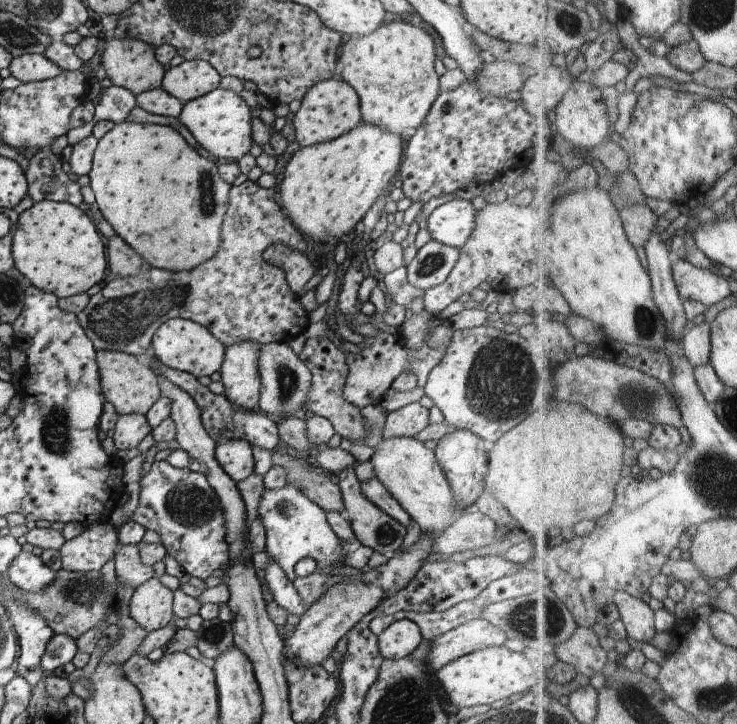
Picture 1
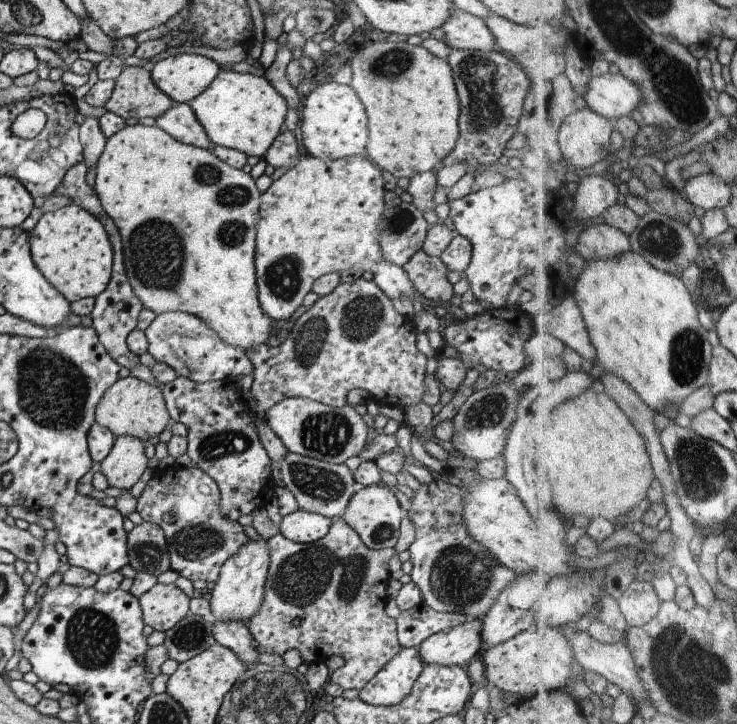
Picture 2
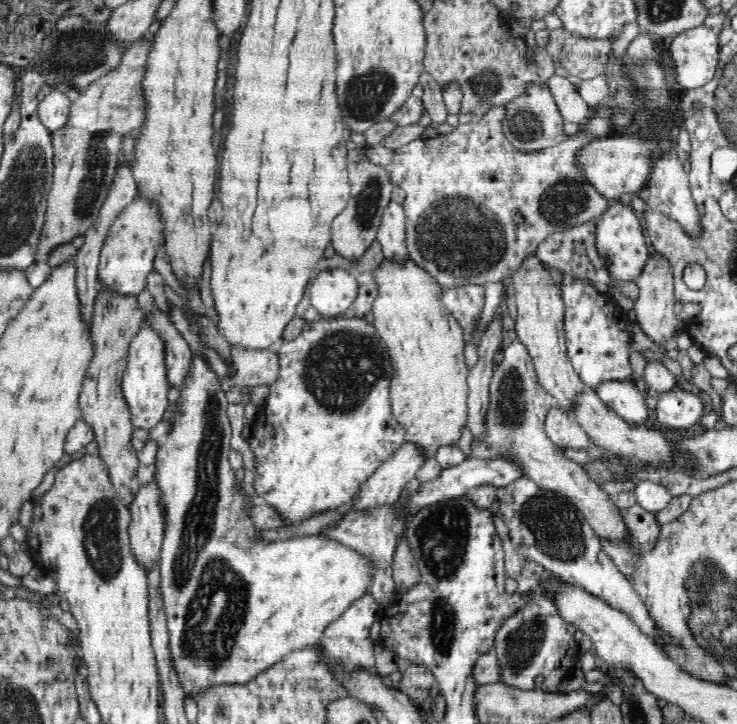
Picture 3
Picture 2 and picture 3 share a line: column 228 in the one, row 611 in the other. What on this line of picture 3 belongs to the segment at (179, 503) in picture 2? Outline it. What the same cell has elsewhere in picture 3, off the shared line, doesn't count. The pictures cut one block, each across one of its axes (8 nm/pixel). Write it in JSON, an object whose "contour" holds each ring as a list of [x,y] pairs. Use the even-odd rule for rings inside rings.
{"contour":[[[524,559],[523,569],[517,578],[517,593],[530,593],[530,600],[521,610],[510,616],[494,636],[494,653],[500,661],[500,681],[518,689],[540,689],[548,693],[566,693],[558,688],[560,682],[569,676],[581,653],[576,645],[574,625],[564,621],[551,598],[551,592],[543,590],[542,583],[554,574],[533,560]]]}

